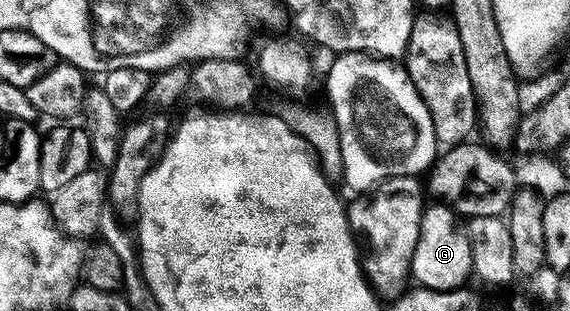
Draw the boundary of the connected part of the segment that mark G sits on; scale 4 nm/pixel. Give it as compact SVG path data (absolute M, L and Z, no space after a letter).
M444 204L426 205L419 224L419 244L415 244L412 277L416 285L426 290L455 290L466 285L473 274L471 244L468 233L459 223L457 211Z

